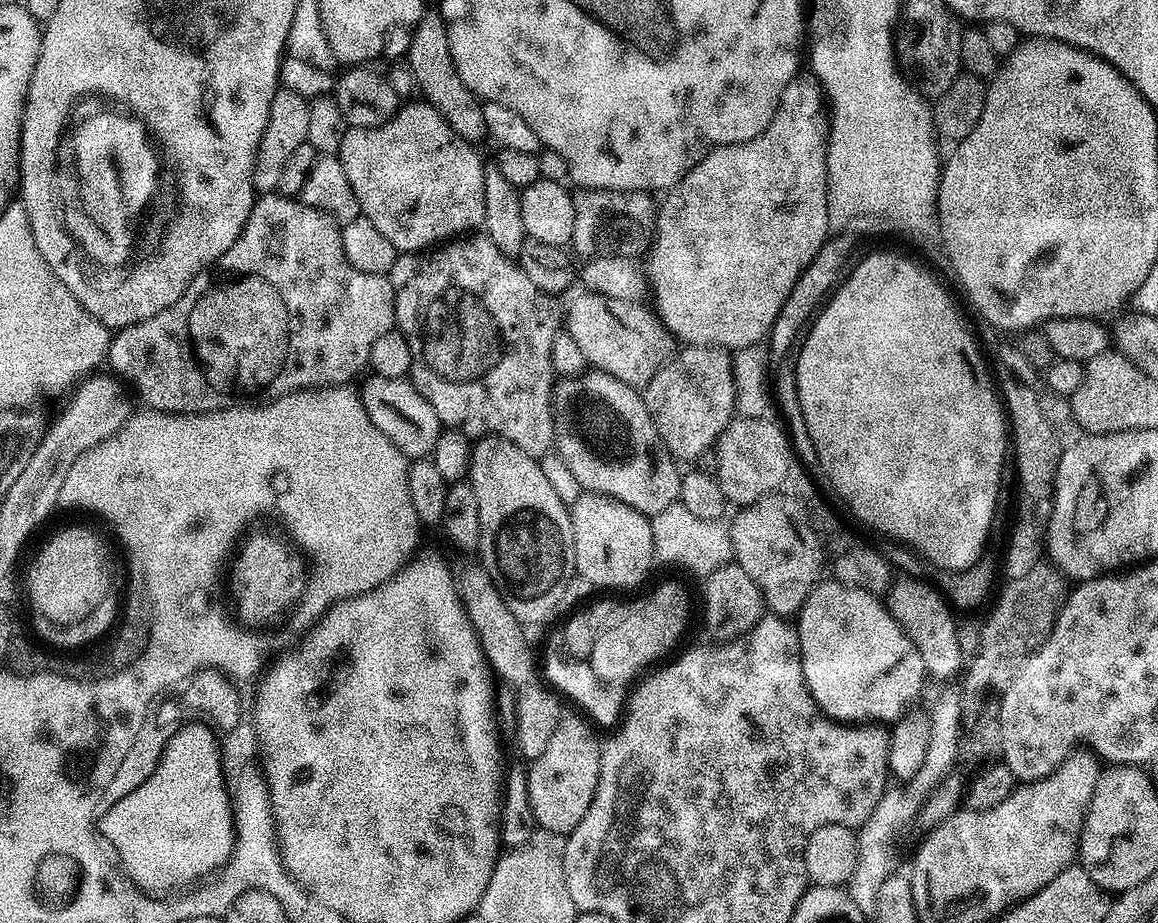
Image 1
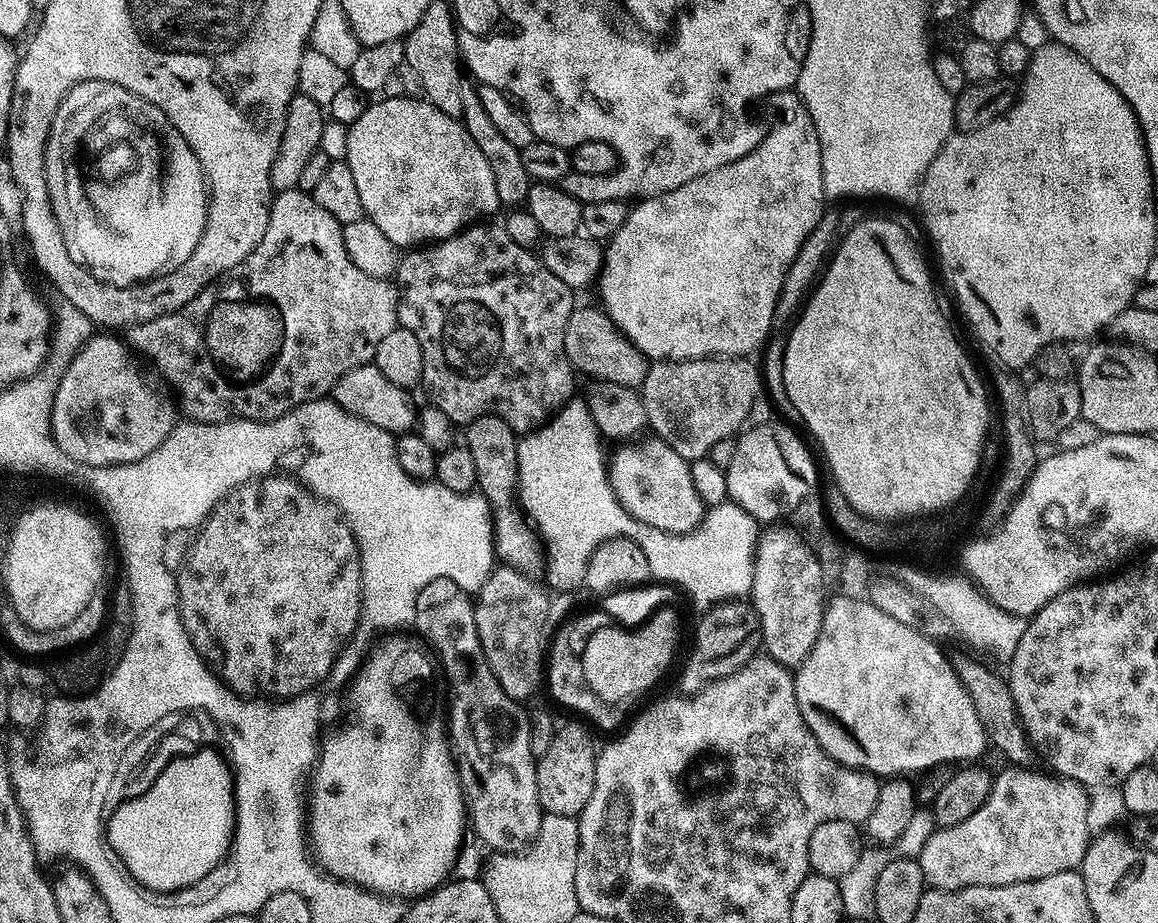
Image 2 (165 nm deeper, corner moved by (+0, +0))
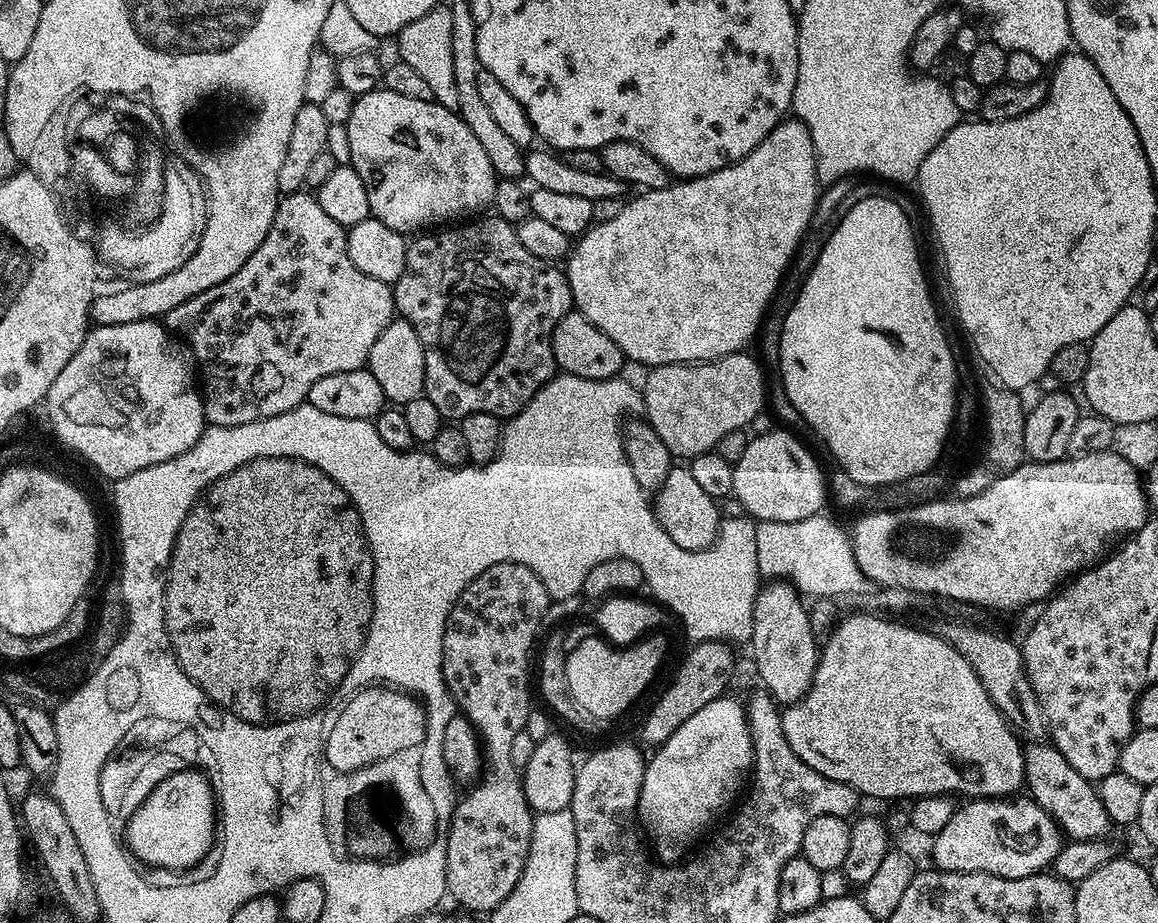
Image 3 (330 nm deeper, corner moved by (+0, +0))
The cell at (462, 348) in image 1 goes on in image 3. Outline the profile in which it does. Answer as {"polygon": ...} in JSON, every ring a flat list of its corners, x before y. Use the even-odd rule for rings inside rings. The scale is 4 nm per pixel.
{"polygon":[[499,218,491,219,482,221,480,228,470,229,464,236,464,244,460,240,447,240,444,236,431,240,428,234,421,235,419,237,421,240,417,244,409,243,404,272,397,278,392,289,392,297,396,299,396,312,403,319,408,320,410,326,414,326,422,342,422,350,426,358,423,395,428,396,430,402,434,402,434,406,438,406,440,415,448,422,462,422,475,412,485,412,497,418,511,418,518,415,536,397,537,392,557,375,556,359,552,353,552,332,557,322,574,308,567,275,561,269,559,272,556,269,559,267,555,263,534,258,534,254,530,254,530,250,526,250,526,246,518,242,516,229,508,221]]}

